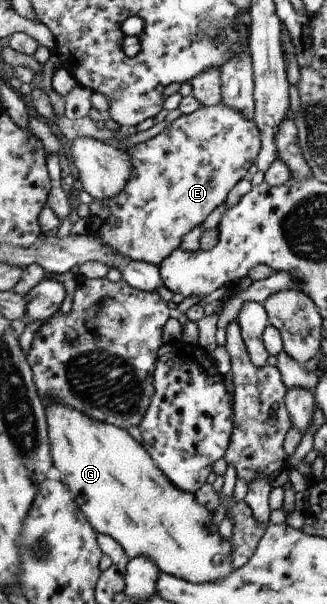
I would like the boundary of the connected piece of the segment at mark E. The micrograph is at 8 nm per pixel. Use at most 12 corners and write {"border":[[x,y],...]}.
{"border":[[227,102],[121,147],[133,176],[89,235],[162,267],[257,166]]}

